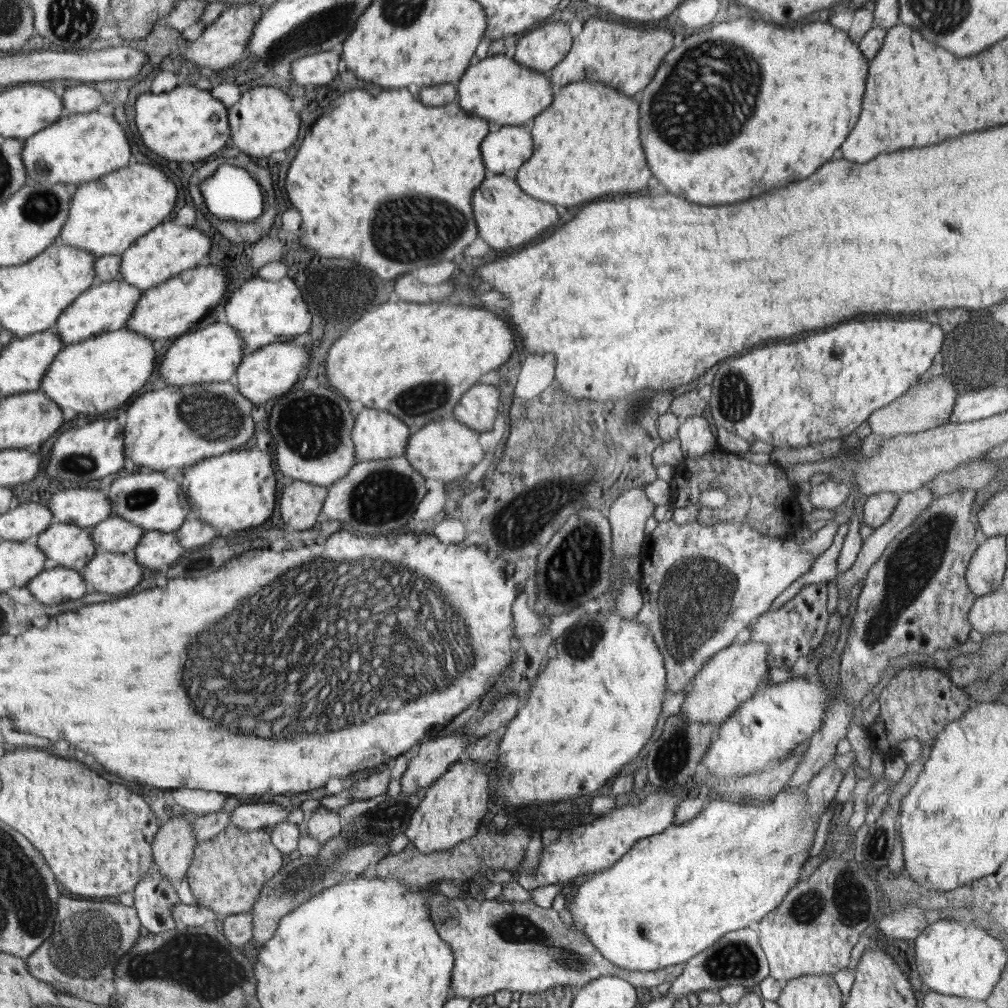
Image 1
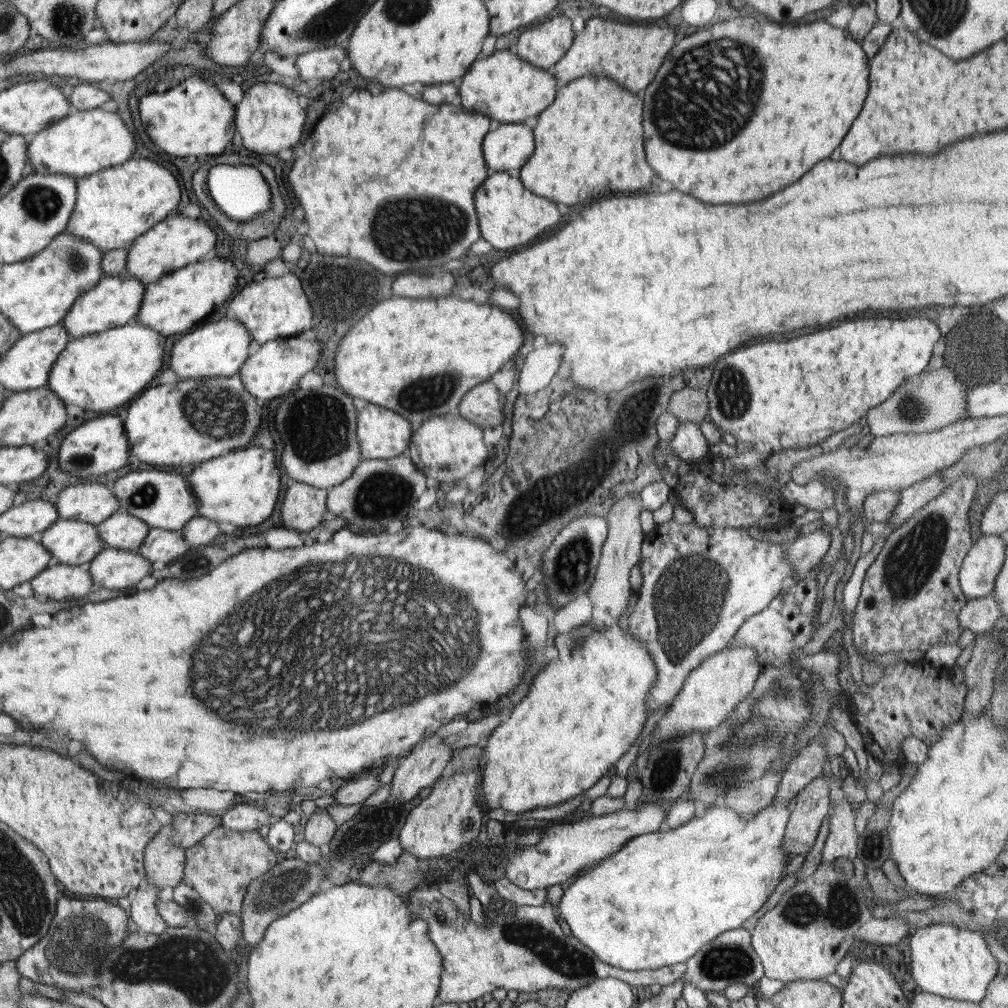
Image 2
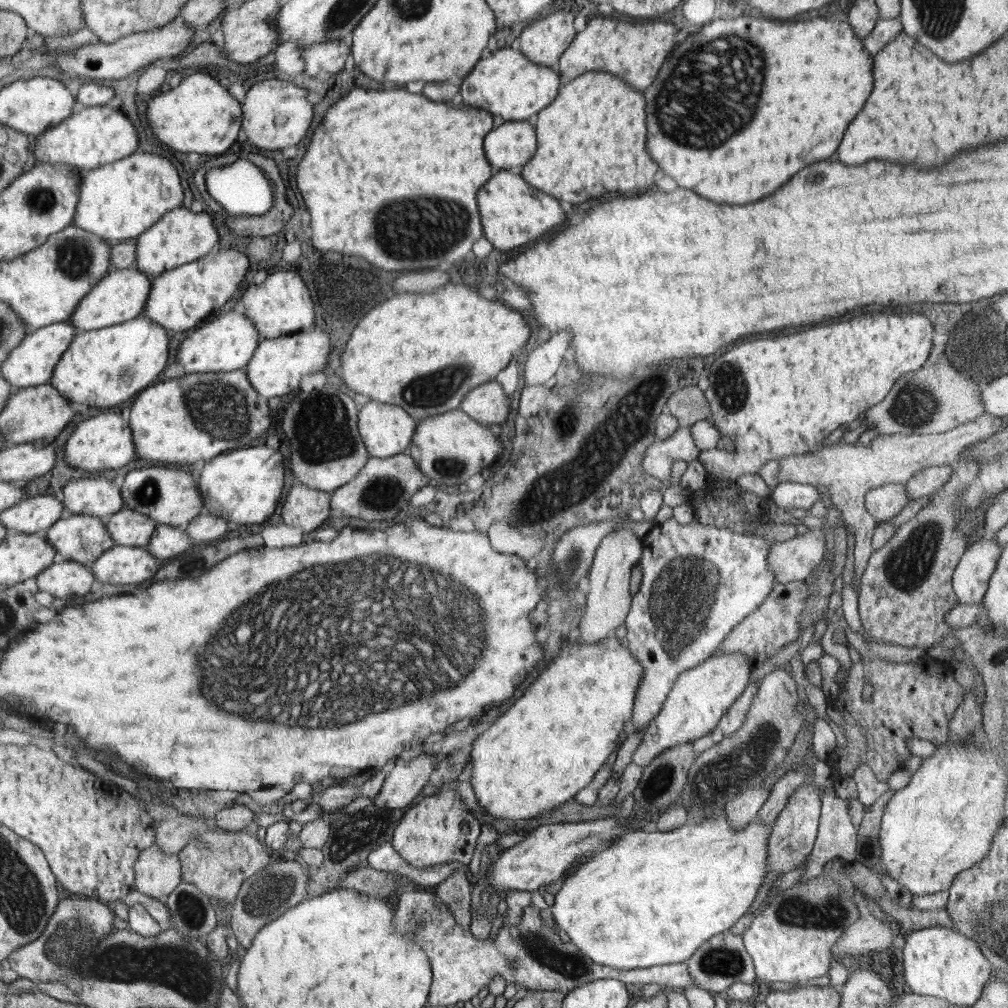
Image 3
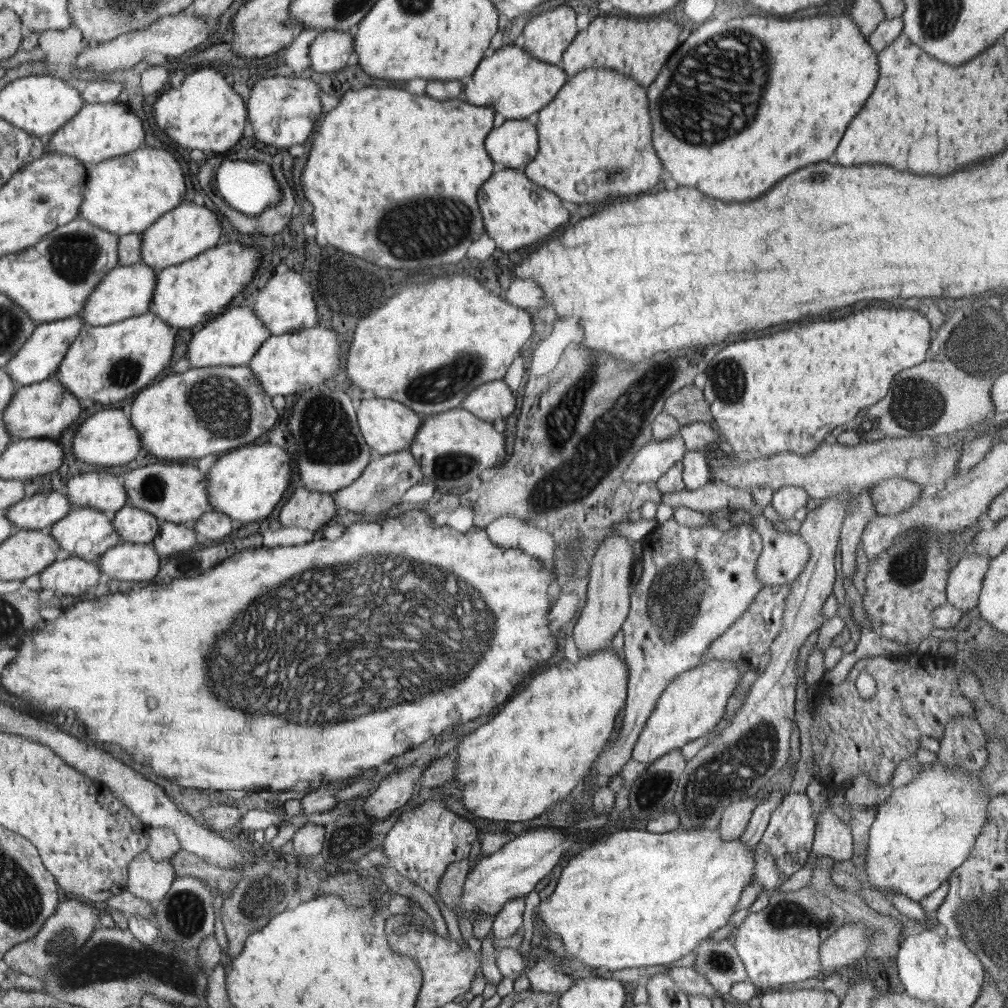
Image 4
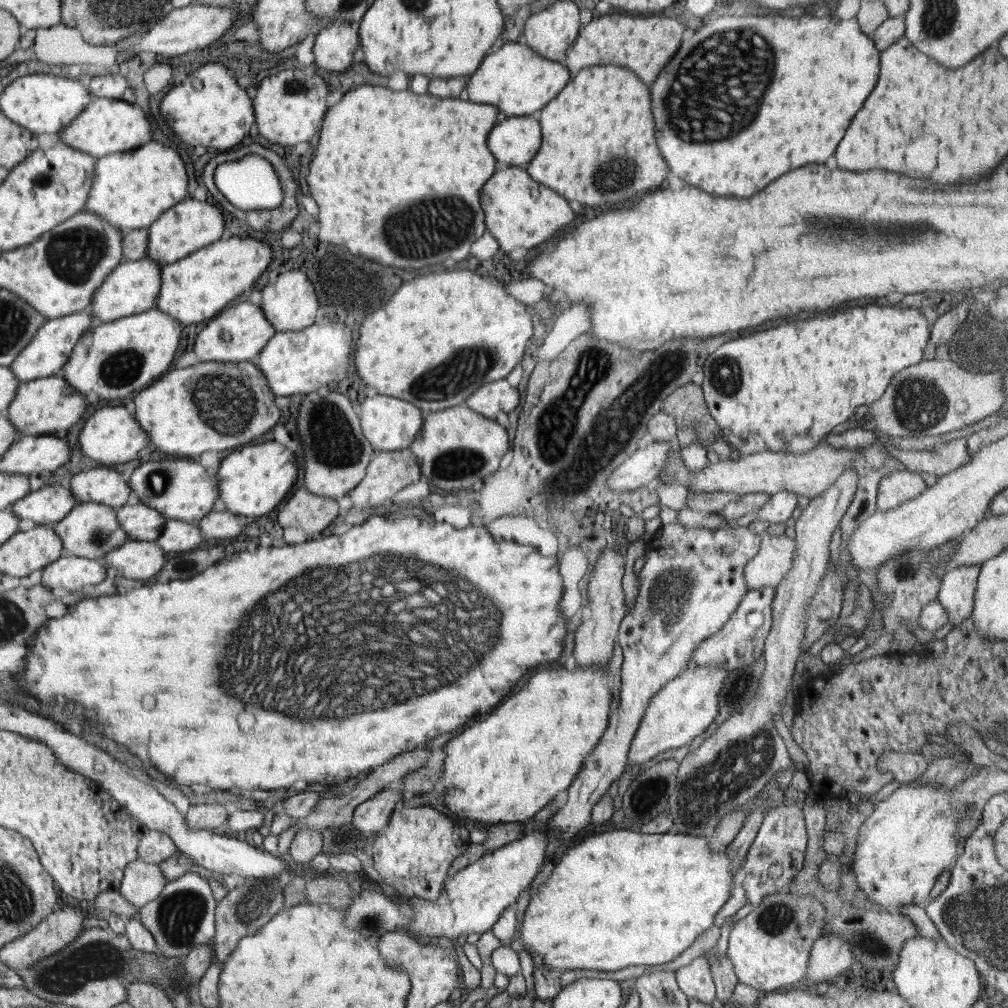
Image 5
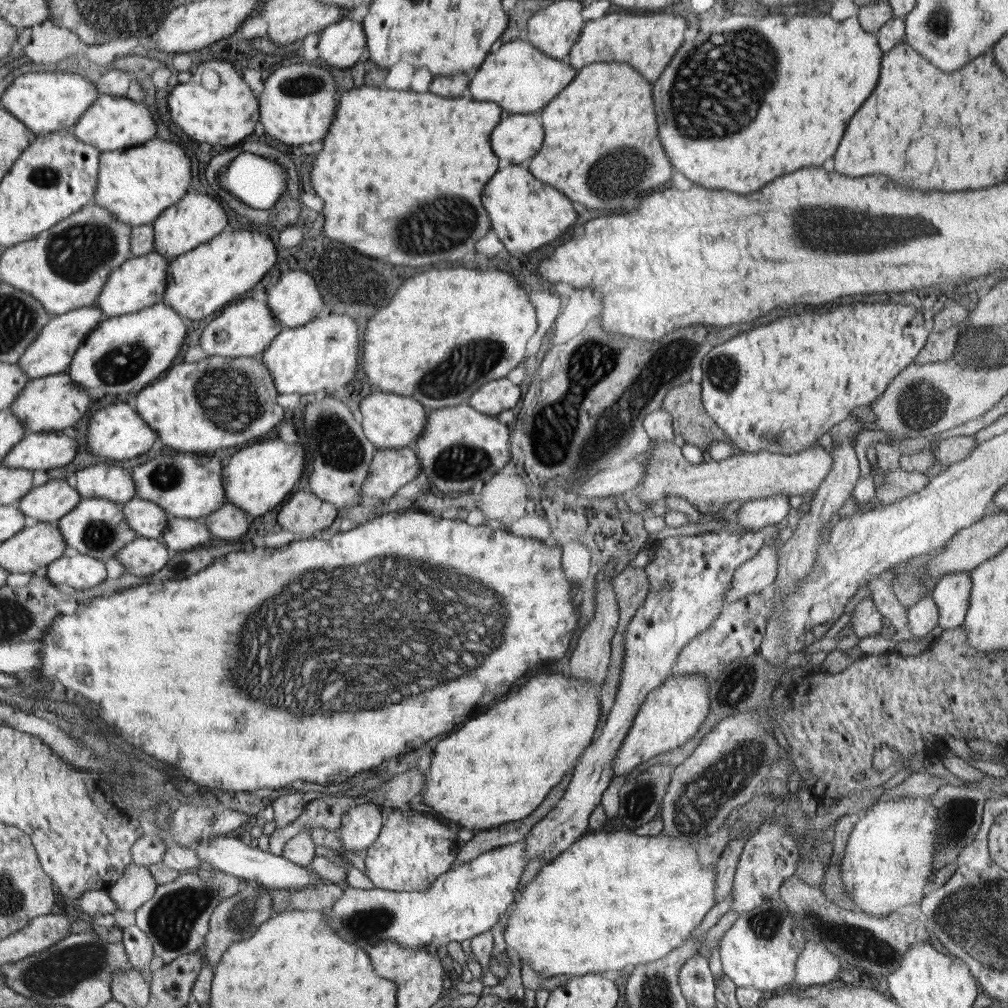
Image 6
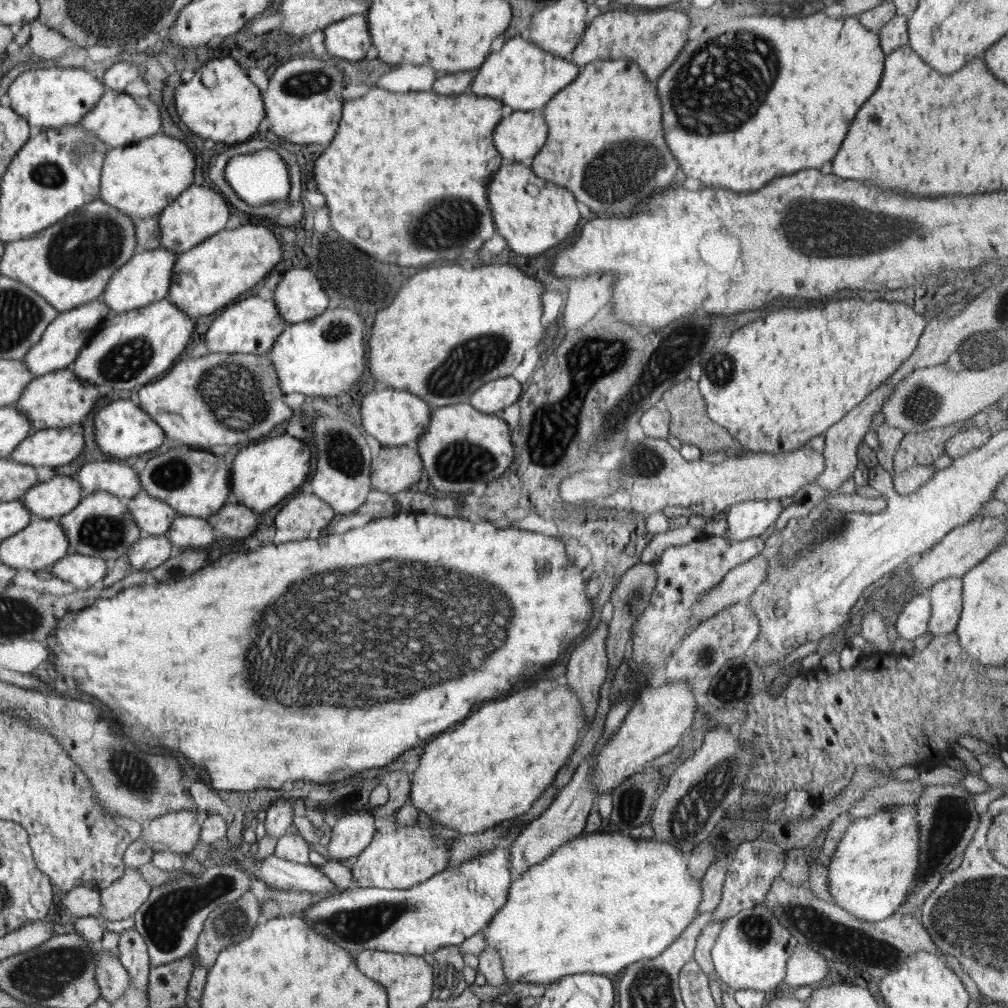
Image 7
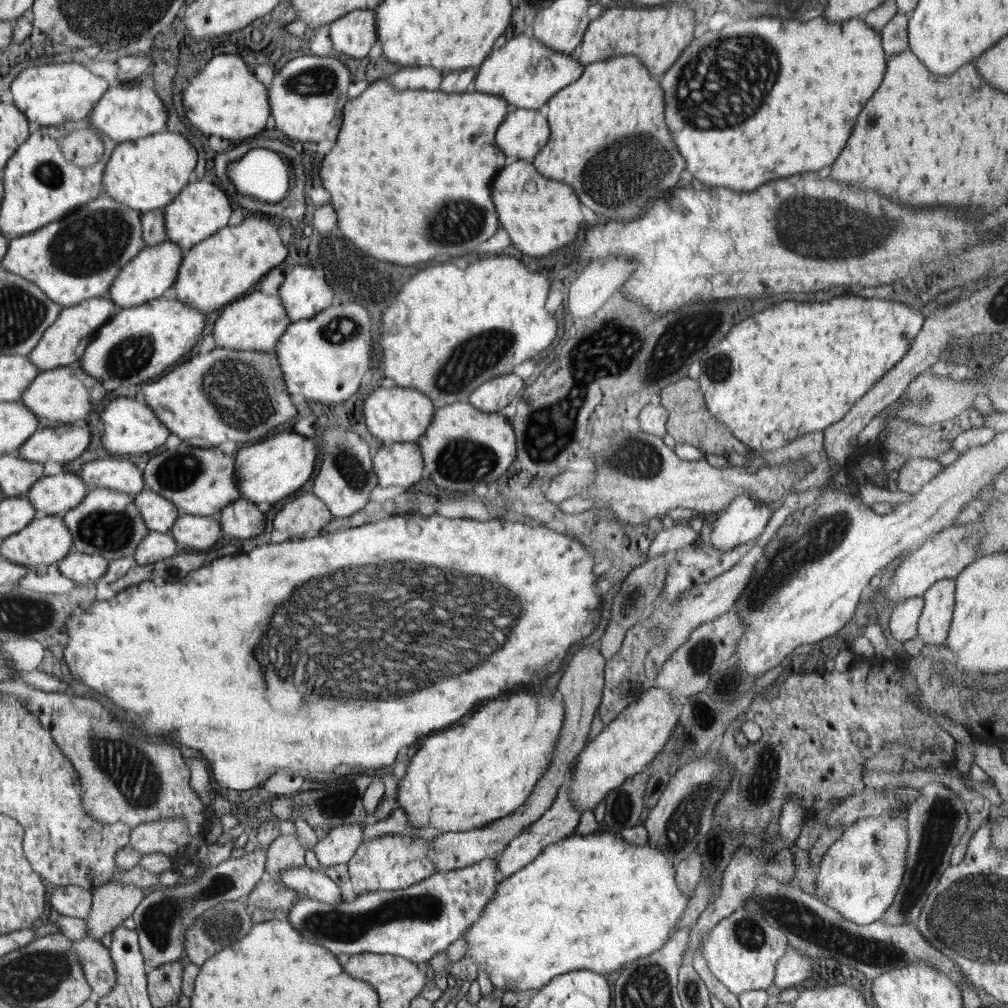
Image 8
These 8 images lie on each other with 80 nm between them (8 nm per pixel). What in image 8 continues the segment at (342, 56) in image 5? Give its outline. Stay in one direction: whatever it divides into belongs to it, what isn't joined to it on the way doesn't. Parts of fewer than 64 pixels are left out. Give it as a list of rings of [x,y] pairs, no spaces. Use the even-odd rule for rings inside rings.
[[[374,9],[353,10],[329,26],[332,50],[335,53],[364,58],[377,41]]]

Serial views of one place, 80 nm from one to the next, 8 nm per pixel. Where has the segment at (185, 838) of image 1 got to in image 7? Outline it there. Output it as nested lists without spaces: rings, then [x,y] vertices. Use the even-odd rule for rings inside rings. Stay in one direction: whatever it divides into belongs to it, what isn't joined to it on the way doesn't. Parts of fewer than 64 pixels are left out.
[[[127,866],[116,883],[100,891],[103,908],[98,917],[114,921],[132,916],[149,899],[152,890],[137,867]]]

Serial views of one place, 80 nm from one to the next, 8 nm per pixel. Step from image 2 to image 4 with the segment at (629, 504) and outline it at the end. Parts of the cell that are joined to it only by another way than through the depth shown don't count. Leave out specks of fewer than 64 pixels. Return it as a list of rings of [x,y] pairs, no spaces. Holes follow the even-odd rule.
[[[610,535],[593,550],[586,605],[573,630],[580,657],[606,650],[628,616],[631,605],[632,566],[636,561],[632,543],[633,541],[622,535]]]

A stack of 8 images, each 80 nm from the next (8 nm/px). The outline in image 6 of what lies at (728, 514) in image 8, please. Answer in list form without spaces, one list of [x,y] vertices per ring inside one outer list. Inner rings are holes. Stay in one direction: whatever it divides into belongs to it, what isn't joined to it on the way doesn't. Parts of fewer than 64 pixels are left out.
[[[777,494],[763,499],[745,501],[734,520],[744,530],[756,532],[765,526],[777,525],[790,512],[789,495]]]

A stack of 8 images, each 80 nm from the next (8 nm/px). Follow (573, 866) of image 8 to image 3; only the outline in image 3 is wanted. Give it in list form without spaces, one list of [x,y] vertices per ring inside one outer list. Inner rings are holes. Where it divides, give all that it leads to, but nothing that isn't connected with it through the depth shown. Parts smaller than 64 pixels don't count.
[[[724,812],[718,818],[710,818],[710,820],[702,820],[702,822],[697,823],[684,823],[680,828],[668,832],[660,832],[654,829],[651,832],[643,830],[628,831],[618,840],[614,840],[606,850],[601,850],[594,856],[582,860],[581,867],[575,865],[570,875],[567,875],[560,891],[555,896],[555,903],[551,907],[556,928],[565,930],[569,934],[571,942],[575,944],[582,956],[586,956],[587,959],[594,961],[596,964],[603,964],[622,971],[687,962],[694,955],[694,952],[700,948],[701,944],[710,940],[714,935],[732,928],[736,921],[742,918],[748,912],[748,908],[754,904],[756,894],[762,888],[766,874],[769,873],[767,869],[768,847],[773,825],[763,825],[756,818],[749,825],[736,830],[728,822],[726,812]]]

